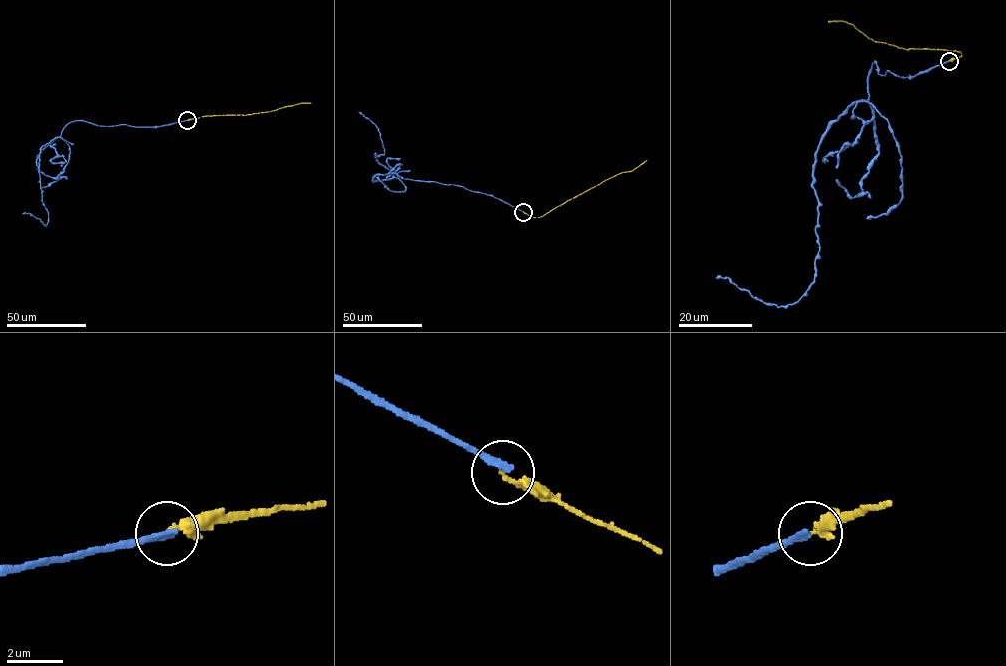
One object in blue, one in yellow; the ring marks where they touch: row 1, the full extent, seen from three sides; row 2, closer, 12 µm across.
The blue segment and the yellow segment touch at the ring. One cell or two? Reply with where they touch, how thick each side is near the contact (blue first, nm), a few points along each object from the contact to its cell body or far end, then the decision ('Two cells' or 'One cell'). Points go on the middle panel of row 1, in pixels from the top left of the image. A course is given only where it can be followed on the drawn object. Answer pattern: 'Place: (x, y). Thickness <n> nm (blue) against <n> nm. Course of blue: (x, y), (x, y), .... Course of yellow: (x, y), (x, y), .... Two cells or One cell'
Place: (523, 212). Thickness 280 nm (blue) against 180 nm. Course of blue: (523, 212), (459, 185), (396, 177), (375, 156), (384, 154), (378, 129), (358, 112). Course of yellow: (523, 212), (533, 217), (542, 216), (605, 180), (632, 171), (647, 160). Two cells

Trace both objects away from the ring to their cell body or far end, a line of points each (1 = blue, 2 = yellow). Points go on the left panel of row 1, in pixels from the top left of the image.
1: (187, 120), (147, 127), (70, 122), (39, 156), (48, 222), (44, 225), (22, 213)
2: (187, 120), (251, 114), (311, 103)

